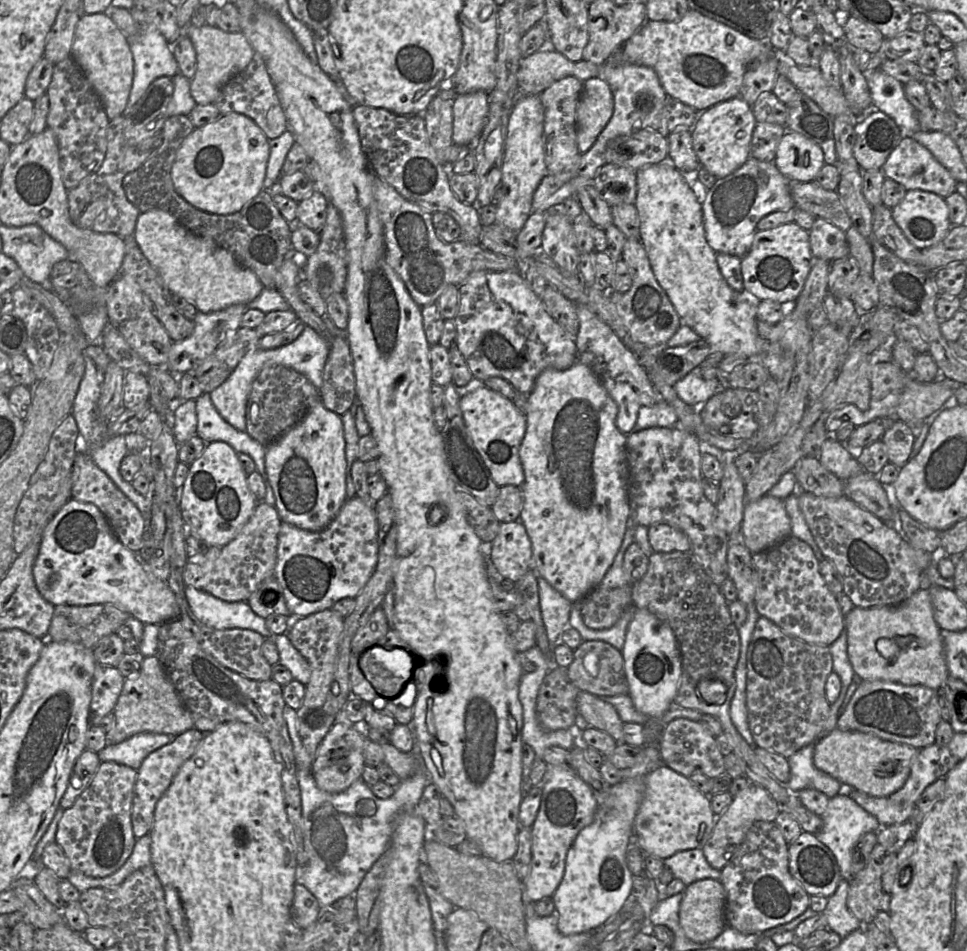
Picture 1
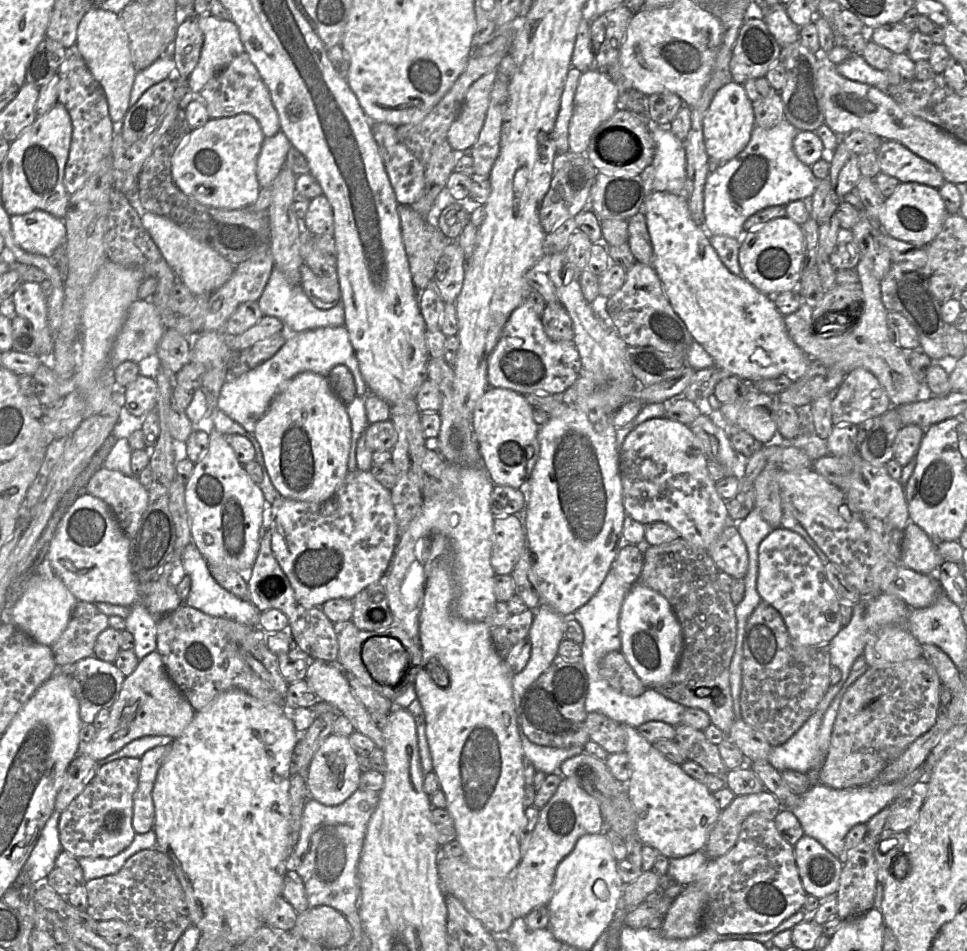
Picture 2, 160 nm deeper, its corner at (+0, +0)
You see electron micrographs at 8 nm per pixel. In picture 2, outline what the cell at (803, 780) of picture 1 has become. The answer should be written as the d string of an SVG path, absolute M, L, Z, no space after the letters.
M830 684L815 712L801 728L785 743L772 747L768 762L776 770L781 772L790 769L803 774L819 770L823 763L823 755L817 744L818 730L826 710L841 690L842 684Z

